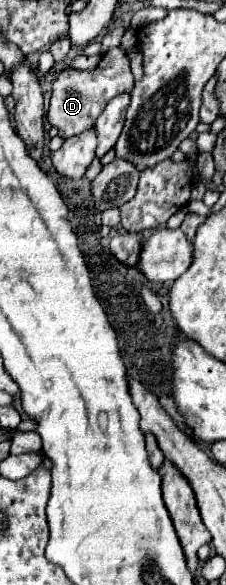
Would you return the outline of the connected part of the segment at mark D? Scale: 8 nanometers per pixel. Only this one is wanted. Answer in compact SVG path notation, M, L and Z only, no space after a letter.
M114 47L102 55L100 63L92 71L78 71L78 69L64 69L52 87L52 99L48 109L50 125L58 127L60 137L68 139L72 135L80 135L82 131L90 129L98 115L104 111L108 101L120 93L132 91L134 77L130 73L130 59L122 47Z

